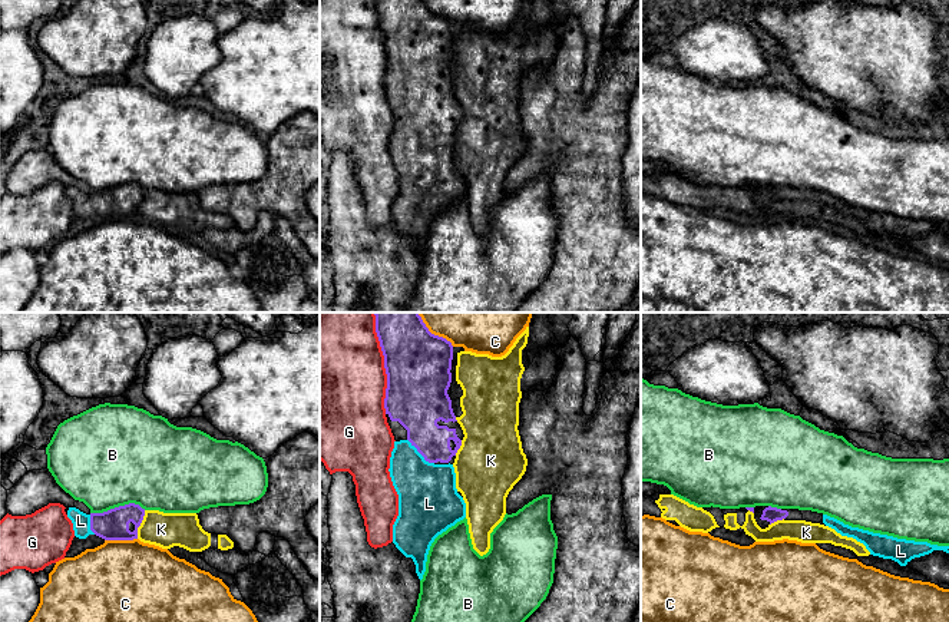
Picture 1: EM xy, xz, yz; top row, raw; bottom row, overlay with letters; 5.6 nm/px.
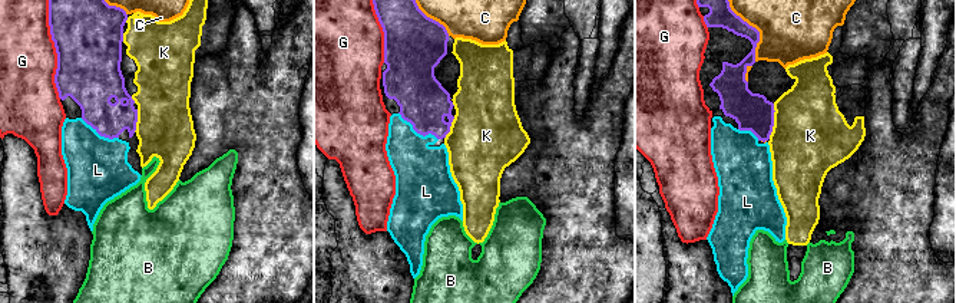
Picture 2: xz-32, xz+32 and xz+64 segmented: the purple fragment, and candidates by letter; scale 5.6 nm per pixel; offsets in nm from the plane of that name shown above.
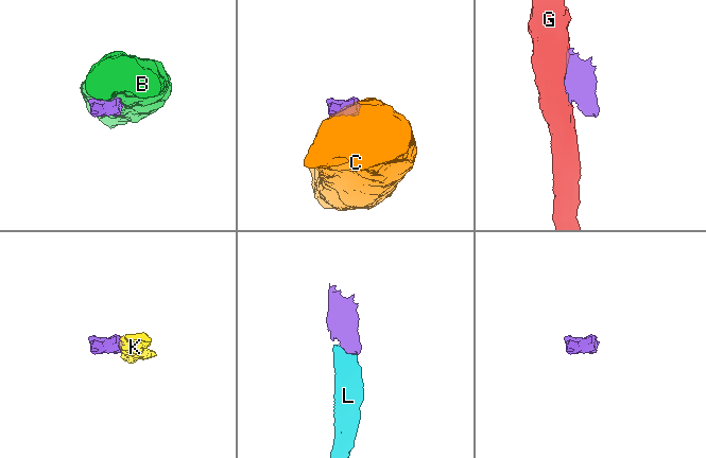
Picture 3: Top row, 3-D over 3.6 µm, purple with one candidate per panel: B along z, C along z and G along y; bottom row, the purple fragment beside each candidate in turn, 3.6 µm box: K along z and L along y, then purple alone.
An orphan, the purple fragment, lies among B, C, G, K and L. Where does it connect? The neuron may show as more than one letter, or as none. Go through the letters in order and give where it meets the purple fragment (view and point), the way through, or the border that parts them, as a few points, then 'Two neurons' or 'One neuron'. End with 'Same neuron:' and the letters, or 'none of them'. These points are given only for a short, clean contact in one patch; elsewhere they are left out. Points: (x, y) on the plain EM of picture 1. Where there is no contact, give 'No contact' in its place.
B: Touches purple at xy (119, 185). Two neurons
C: Touches purple at xy (121, 218). Two neurons
G: Touches purple at xz (384, 46). Two neurons
K: Touches purple at xy (139, 204). Two neurons
L: Touches purple at xz (419, 131). Path across: xz (417, 86), (419, 131), (419, 161), (427, 174). One neuron
Same neuron: L

